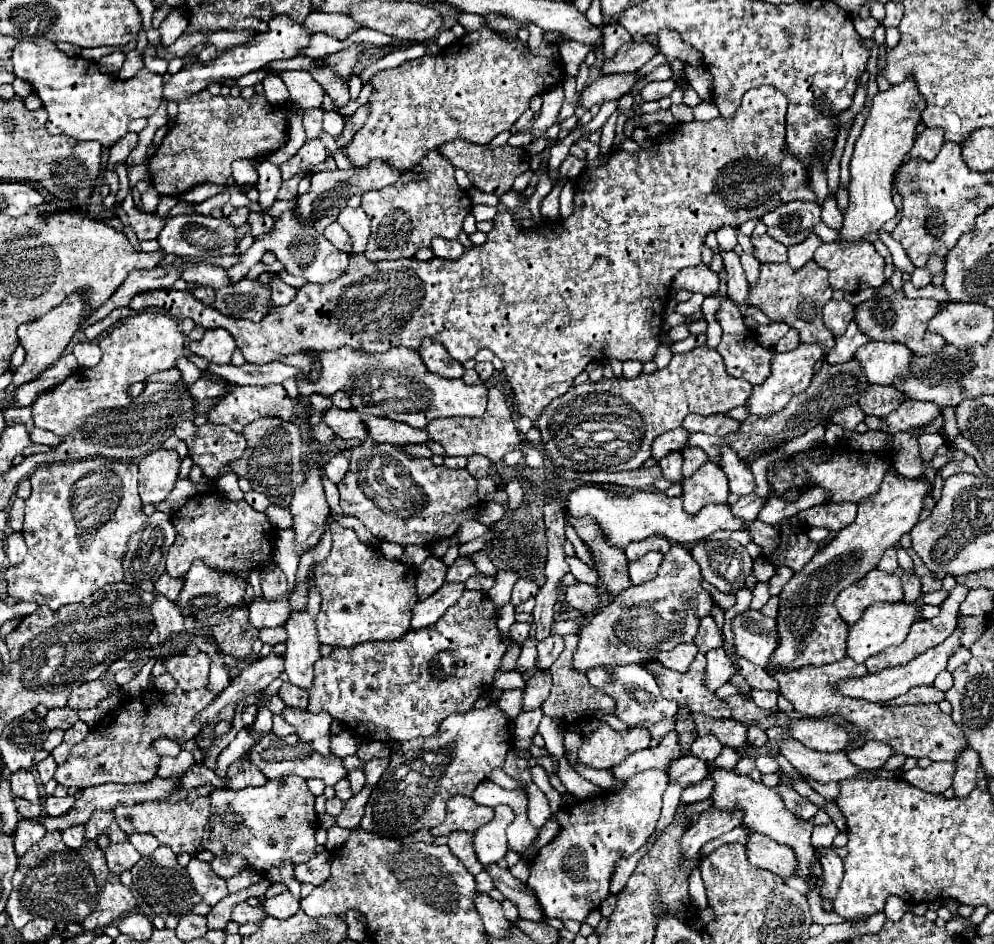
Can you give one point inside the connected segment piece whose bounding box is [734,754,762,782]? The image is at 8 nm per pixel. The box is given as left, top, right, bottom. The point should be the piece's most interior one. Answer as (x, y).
(746, 765)

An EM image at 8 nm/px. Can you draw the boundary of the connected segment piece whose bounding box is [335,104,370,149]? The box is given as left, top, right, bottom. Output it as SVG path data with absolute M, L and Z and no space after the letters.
M362 104L352 116L346 116L344 132L340 134L340 138L335 140L339 149L349 144L354 134L364 126L364 122L366 122L368 116L370 116L370 104Z

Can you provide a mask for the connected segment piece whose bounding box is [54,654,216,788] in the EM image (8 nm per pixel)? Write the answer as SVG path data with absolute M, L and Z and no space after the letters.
M206 654L196 656L172 656L164 660L166 670L178 680L178 686L172 692L158 694L158 690L144 690L136 698L128 698L116 712L106 714L90 734L72 748L68 762L58 766L54 780L62 786L94 786L104 782L118 784L138 784L148 782L156 776L158 754L150 750L150 742L166 736L170 740L192 740L200 730L200 724L194 722L194 716L204 710L216 696L208 694L208 666L210 658Z

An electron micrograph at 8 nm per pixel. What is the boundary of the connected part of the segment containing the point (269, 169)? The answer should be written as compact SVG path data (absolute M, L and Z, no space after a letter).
M264 160L258 166L258 182L256 182L256 188L260 192L260 208L262 208L260 216L268 216L268 210L276 202L276 192L280 190L280 186L282 186L282 178L278 166Z

